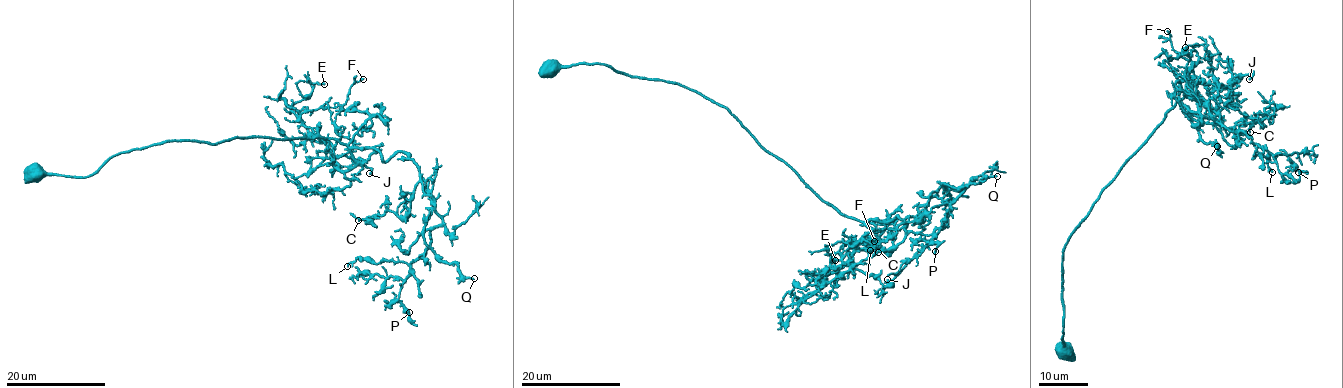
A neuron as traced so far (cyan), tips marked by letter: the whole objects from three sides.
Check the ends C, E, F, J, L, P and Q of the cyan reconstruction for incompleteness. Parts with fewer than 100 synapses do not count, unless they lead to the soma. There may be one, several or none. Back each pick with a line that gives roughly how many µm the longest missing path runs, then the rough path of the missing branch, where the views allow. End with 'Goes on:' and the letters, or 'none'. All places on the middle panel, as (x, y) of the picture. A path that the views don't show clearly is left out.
Goes on: none

